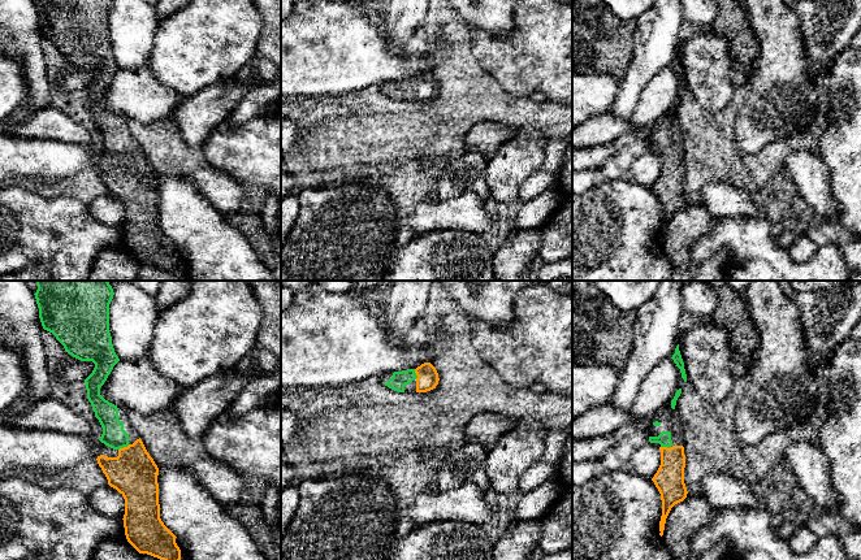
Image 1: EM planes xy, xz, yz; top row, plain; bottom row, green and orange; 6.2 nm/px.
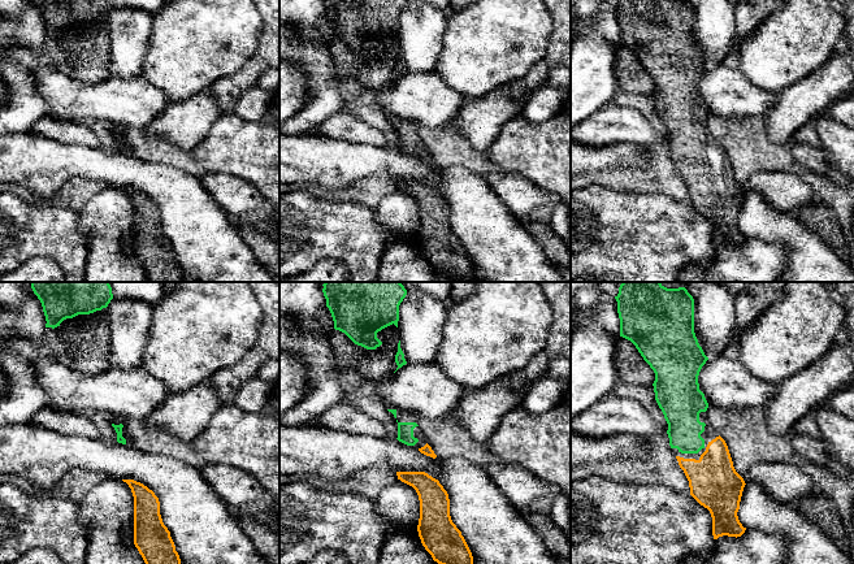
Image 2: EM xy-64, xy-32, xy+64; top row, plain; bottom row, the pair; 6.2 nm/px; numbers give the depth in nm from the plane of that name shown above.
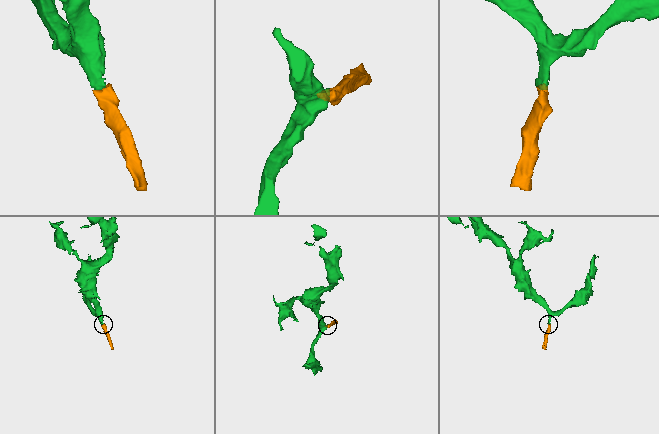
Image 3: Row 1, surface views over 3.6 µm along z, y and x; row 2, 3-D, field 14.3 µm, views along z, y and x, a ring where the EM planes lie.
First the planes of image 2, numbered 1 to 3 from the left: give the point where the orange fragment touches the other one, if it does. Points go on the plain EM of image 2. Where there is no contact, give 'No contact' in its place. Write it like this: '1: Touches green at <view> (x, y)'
1: No contact
2: No contact
3: No contact

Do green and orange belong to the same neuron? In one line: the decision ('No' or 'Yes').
Yes

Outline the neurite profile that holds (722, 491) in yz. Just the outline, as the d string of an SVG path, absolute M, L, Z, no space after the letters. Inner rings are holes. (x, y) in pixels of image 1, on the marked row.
M710 473L702 478L701 494L715 509L758 508L762 505L750 486L727 473Z

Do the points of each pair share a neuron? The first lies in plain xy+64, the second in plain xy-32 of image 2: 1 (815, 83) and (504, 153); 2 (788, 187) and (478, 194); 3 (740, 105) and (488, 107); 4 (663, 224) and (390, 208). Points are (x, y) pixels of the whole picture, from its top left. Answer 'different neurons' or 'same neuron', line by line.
1: different neurons
2: different neurons
3: different neurons
4: different neurons

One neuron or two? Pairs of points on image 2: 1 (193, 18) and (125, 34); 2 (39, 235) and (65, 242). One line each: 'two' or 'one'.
1: two
2: one

